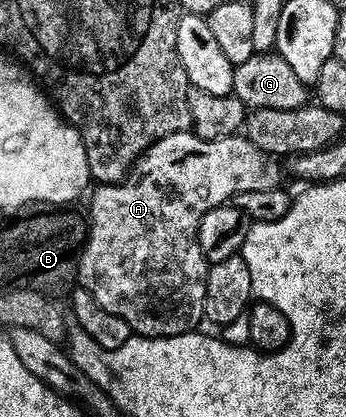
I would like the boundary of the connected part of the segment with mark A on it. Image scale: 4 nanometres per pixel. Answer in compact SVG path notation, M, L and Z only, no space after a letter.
M186 131L184 133L176 133L175 135L167 135L163 139L159 139L138 157L137 162L130 169L128 177L123 178L121 181L116 181L114 185L98 184L96 186L97 190L94 191L93 198L89 201L89 213L87 212L85 248L81 250L81 262L77 265L77 281L80 288L86 289L91 295L95 295L95 303L99 303L99 307L104 307L106 311L111 311L111 315L119 315L119 319L127 319L127 323L133 328L136 336L152 337L154 339L184 338L186 336L184 333L191 332L197 324L202 323L205 316L204 296L207 290L207 275L210 262L206 261L197 238L199 223L203 219L203 215L207 215L207 211L211 211L215 207L226 204L236 193L282 188L281 169L283 173L283 165L280 160L274 159L270 154L263 151L259 151L259 147L255 147L255 143L251 143L243 135L208 141L198 137L192 131Z

